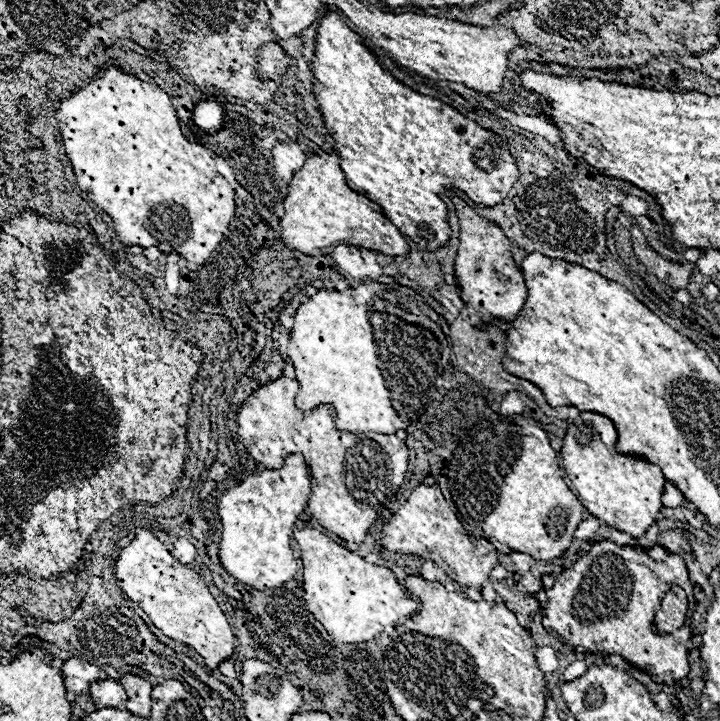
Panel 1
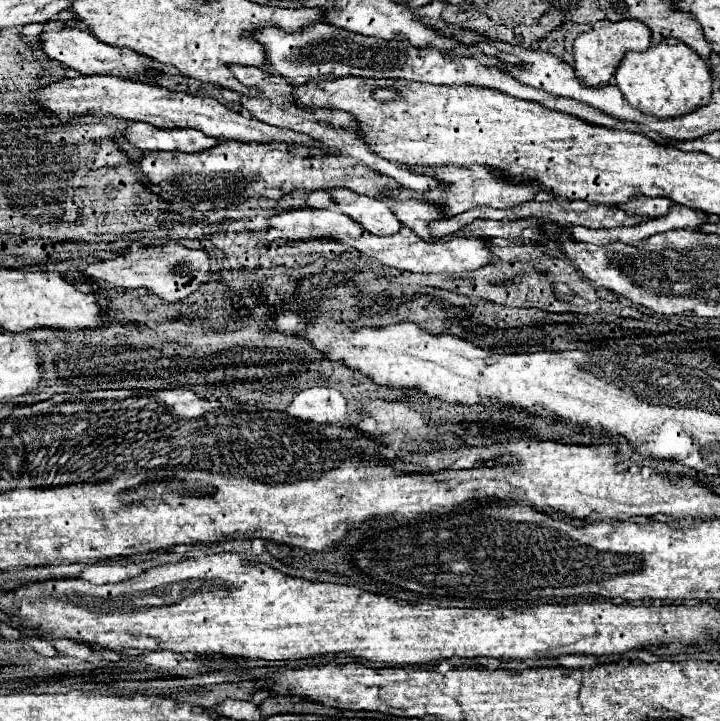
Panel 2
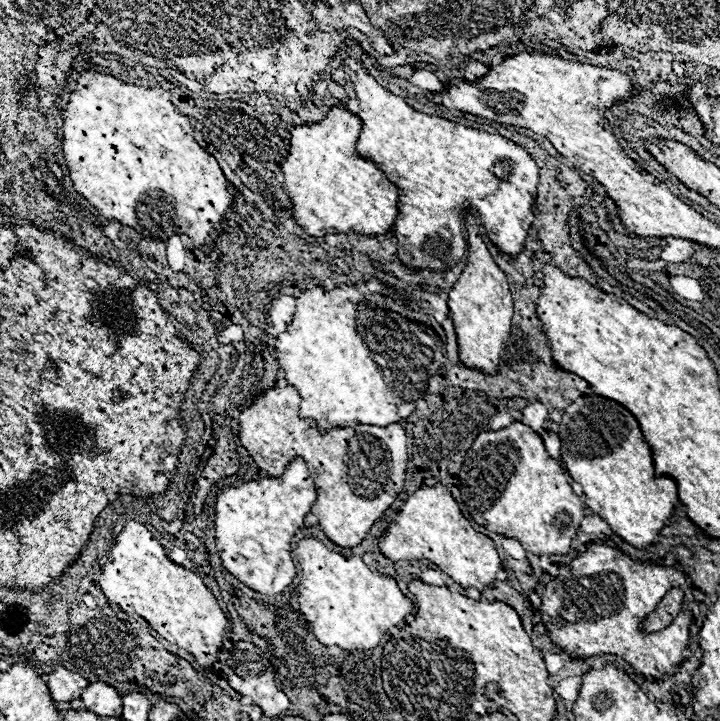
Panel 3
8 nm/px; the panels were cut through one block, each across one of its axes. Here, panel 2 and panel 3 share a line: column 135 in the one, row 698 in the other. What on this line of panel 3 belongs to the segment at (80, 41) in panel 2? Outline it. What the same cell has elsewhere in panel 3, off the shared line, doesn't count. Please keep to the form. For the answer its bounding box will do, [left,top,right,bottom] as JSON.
[48,666,90,702]

